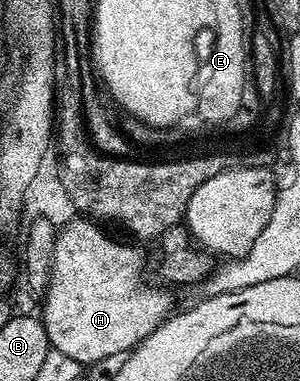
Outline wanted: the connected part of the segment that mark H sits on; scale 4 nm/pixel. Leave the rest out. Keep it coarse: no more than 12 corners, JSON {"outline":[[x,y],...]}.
{"outline":[[81,216],[58,229],[50,347],[128,355],[174,309],[146,255]]}

